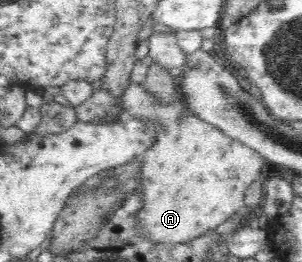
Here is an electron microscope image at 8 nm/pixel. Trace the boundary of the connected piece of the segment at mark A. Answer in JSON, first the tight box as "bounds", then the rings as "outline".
{"bounds":[118,83,268,243],"outline":[[[131,83],[130,87],[118,99],[124,113],[140,121],[147,119],[161,127],[155,135],[155,142],[141,156],[142,188],[141,197],[144,208],[136,213],[137,229],[147,239],[160,243],[188,243],[200,235],[204,236],[214,231],[245,205],[246,191],[249,185],[268,166],[266,160],[251,147],[241,141],[226,135],[215,125],[200,119],[180,98],[169,104],[154,98],[141,84]]]}

